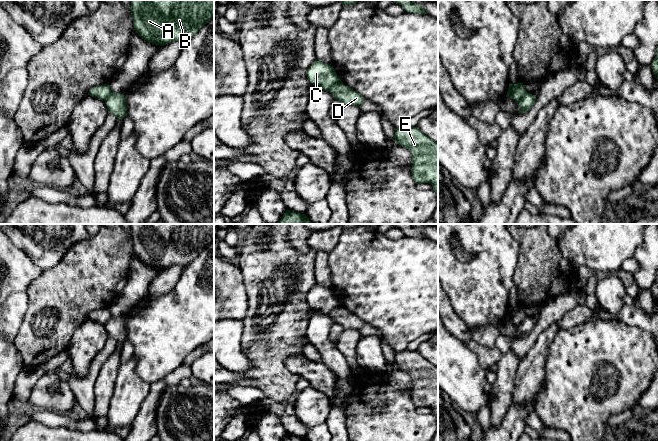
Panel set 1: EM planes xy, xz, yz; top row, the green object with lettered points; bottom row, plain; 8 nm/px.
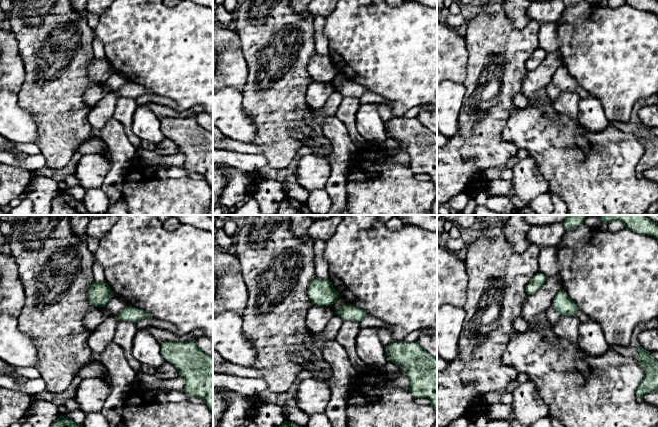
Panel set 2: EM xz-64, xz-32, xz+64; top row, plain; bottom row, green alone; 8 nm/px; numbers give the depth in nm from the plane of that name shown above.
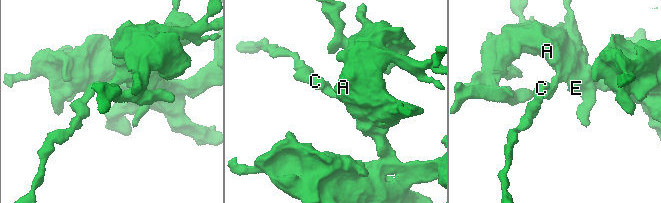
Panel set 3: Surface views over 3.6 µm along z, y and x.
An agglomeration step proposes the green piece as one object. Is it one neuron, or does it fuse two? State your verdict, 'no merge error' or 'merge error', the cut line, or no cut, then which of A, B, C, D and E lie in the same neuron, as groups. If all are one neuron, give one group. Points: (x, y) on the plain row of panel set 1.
merge error; cut in yz along (527, 316), (515, 324); A B D E / C

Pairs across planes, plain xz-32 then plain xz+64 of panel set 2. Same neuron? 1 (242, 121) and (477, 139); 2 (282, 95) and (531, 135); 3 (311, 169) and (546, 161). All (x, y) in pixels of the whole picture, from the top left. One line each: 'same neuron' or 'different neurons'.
1: different neurons
2: different neurons
3: different neurons

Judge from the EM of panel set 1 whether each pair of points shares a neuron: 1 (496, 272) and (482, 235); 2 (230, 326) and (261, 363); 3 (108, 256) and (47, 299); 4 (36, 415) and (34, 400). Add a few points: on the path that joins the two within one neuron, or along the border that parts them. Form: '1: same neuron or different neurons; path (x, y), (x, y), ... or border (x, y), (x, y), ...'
1: same neuron; path (493, 263), (493, 249), (490, 244)
2: different neurons; border (241, 321), (241, 349), (250, 360)
3: same neuron; path (93, 269), (72, 290), (62, 297)
4: different neurons; border (28, 408), (46, 408), (58, 413)

